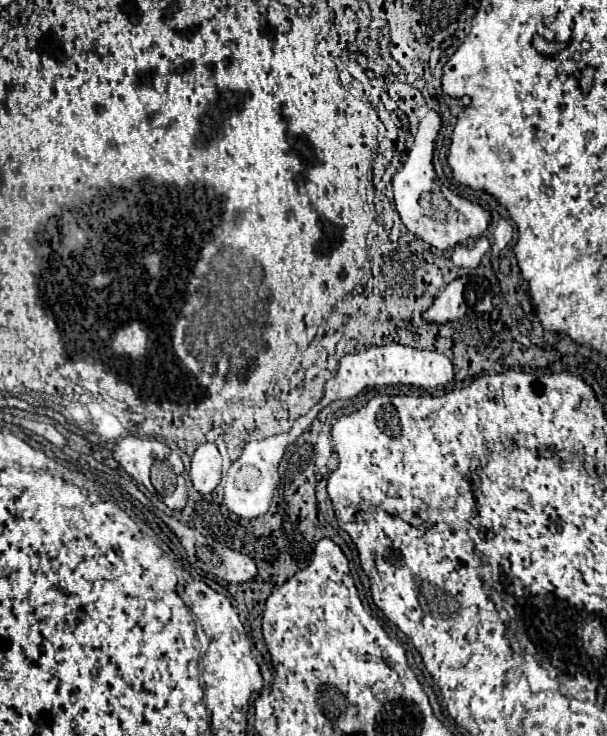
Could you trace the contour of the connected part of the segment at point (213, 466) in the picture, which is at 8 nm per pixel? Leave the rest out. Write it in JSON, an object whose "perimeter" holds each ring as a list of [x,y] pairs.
{"perimeter":[[[213,442],[201,444],[195,454],[191,456],[191,470],[189,478],[195,486],[197,492],[201,494],[211,494],[215,488],[199,488],[199,486],[217,486],[221,474],[221,454]]]}

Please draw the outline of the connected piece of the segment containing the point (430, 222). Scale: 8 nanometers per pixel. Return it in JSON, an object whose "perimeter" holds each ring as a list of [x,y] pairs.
{"perimeter":[[[433,110],[419,122],[415,146],[411,148],[403,168],[393,176],[393,194],[395,194],[395,208],[409,232],[413,232],[417,238],[425,240],[429,246],[437,250],[451,250],[455,244],[479,236],[489,226],[491,218],[489,212],[485,212],[477,204],[471,204],[465,198],[457,196],[457,204],[451,204],[447,196],[443,196],[439,178],[431,162],[433,144],[439,128],[441,128],[441,120],[439,114]]]}

